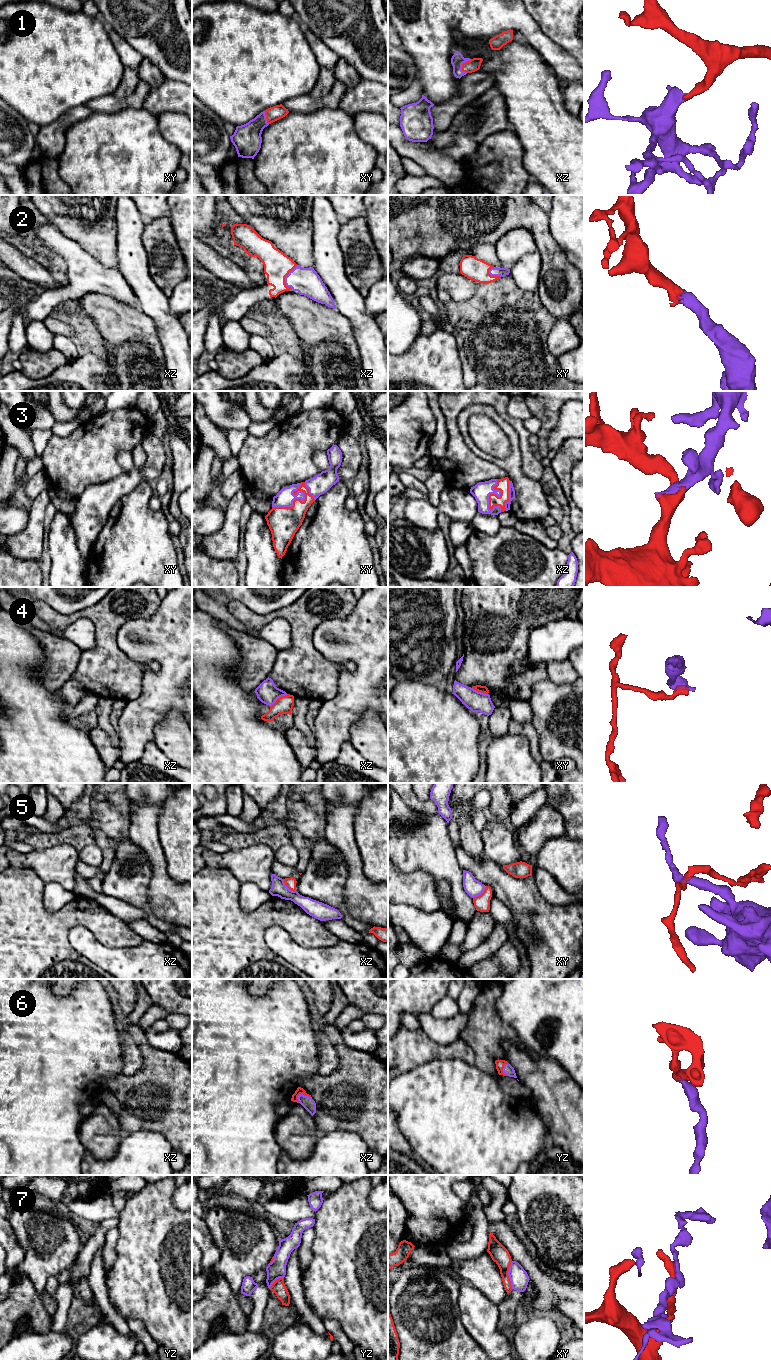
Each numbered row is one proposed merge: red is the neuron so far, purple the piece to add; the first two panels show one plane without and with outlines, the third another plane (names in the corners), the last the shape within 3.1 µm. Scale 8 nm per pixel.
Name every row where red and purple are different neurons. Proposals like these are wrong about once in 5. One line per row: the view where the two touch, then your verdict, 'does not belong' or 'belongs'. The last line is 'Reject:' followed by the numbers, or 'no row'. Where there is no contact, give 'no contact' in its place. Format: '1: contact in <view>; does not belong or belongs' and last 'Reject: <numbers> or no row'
1: contact in xz; belongs
2: contact in xz; belongs
3: contact in xy; belongs
4: contact in xz; does not belong
5: contact in xz; does not belong
6: contact in xz; belongs
7: contact in xy; does not belong
Reject: 4, 5, 7

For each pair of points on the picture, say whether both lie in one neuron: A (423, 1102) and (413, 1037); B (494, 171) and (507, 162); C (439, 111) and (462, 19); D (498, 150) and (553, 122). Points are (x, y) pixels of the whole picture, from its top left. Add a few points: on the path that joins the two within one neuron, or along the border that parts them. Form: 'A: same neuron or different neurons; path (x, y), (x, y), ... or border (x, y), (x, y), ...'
A: different neurons; border (441, 1059), (433, 1059), (401, 1073)
B: different neurons; border (477, 170), (487, 181), (501, 178)
C: different neurons; border (457, 89), (453, 97), (444, 103), (434, 105)
D: different neurons; border (512, 130), (523, 149), (523, 162)

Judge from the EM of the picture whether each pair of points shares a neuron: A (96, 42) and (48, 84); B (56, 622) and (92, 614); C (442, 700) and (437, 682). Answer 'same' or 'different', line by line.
A: same
B: same
C: different

